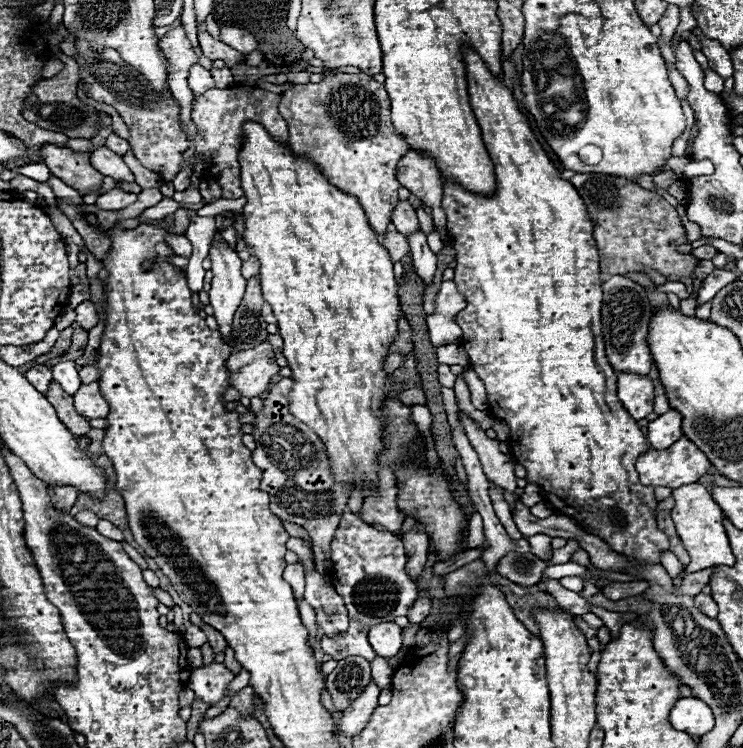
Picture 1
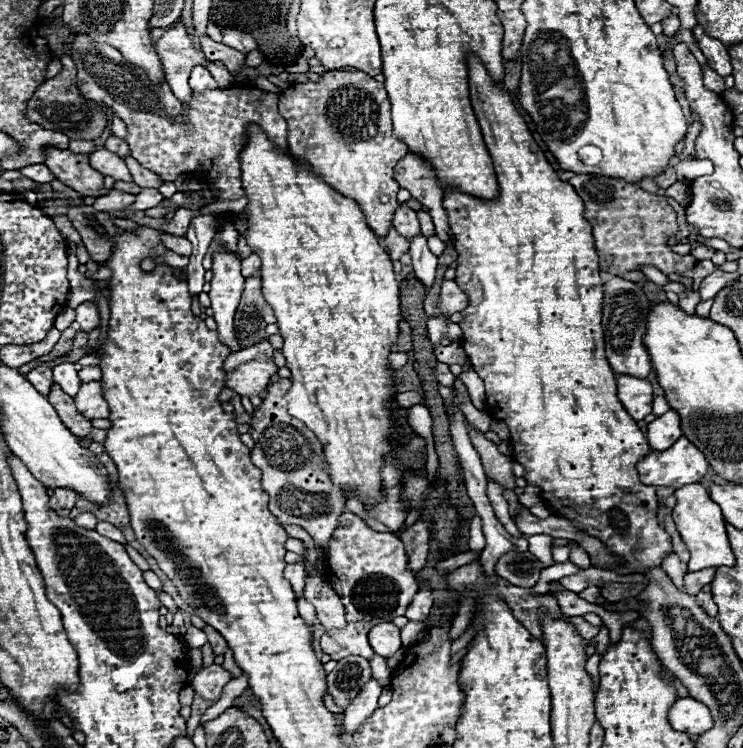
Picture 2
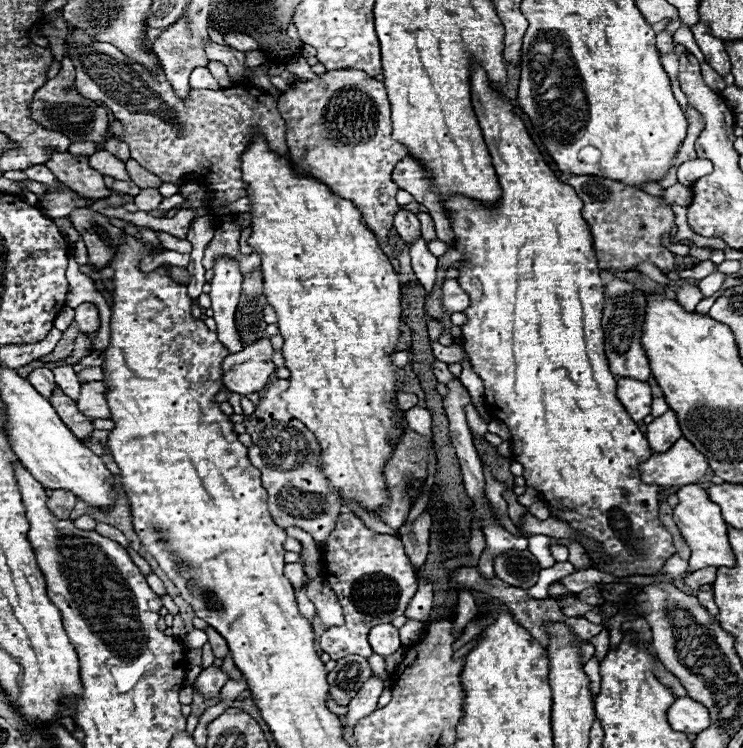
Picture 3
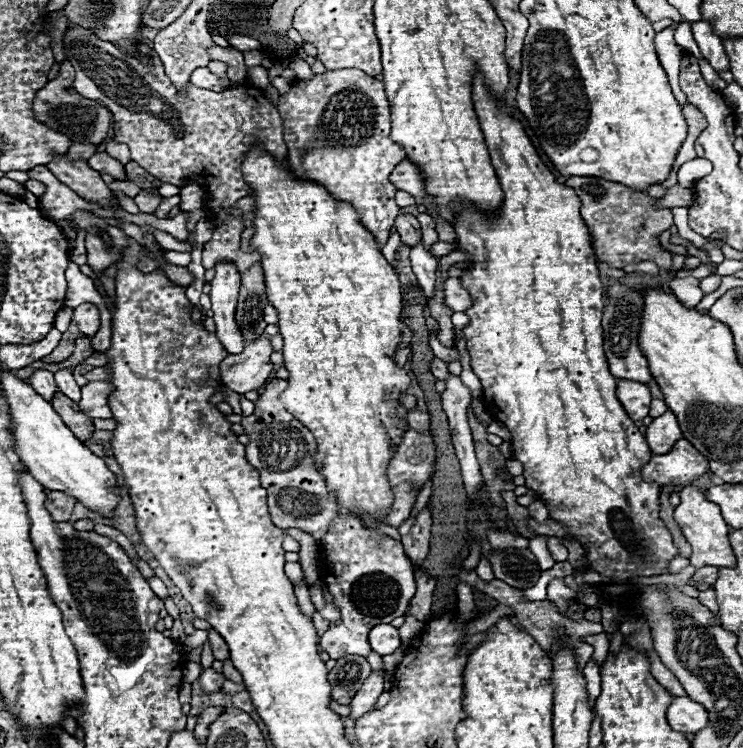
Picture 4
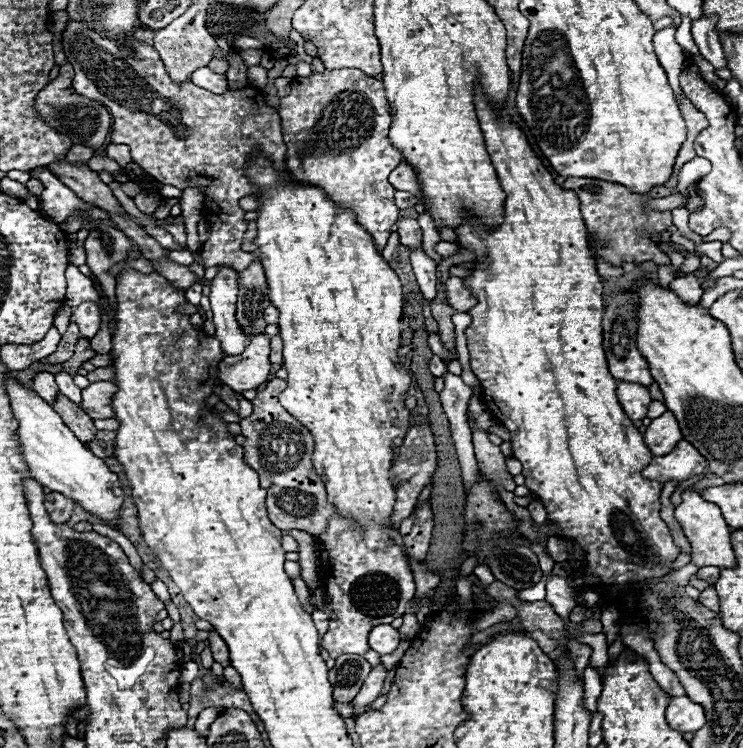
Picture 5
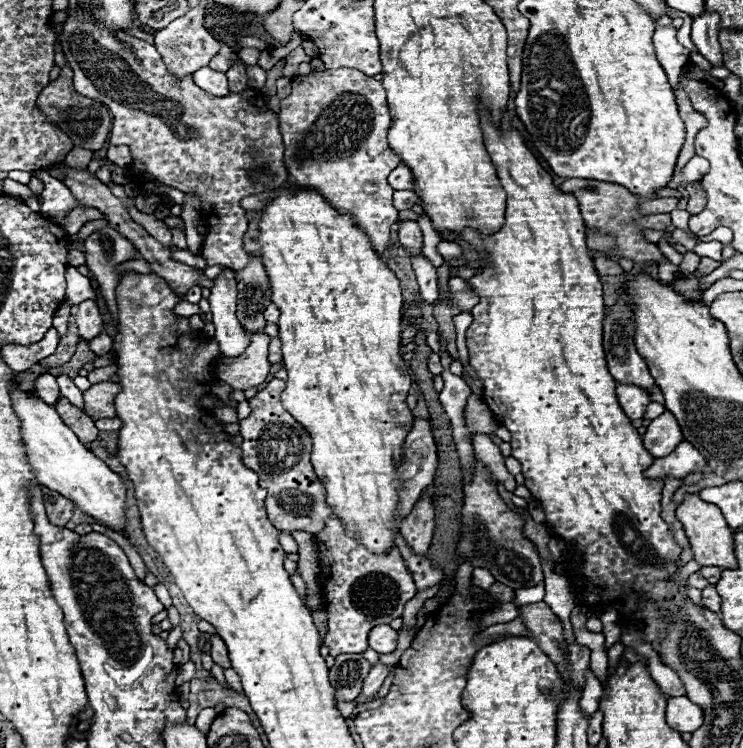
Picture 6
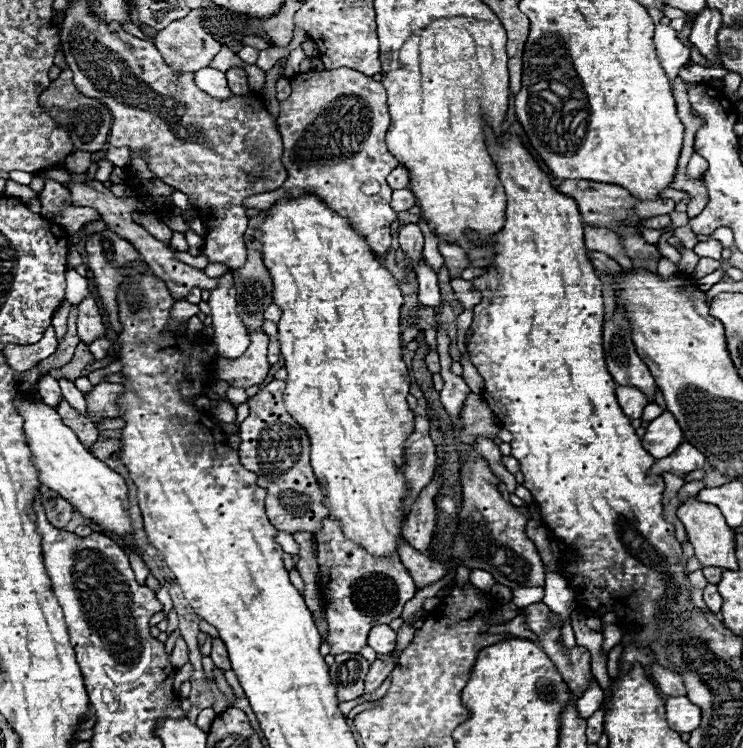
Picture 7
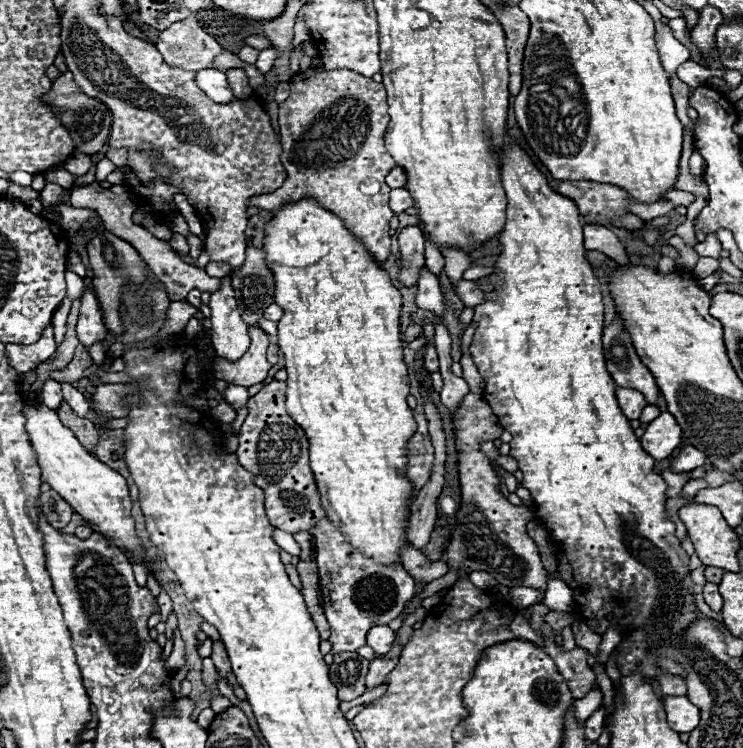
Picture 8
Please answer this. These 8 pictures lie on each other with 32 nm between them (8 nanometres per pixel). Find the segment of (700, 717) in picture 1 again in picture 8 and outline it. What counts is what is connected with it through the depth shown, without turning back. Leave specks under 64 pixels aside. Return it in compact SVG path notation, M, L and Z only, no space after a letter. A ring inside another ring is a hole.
M666 696L664 710L668 724L676 732L692 732L700 722L700 710L686 696Z

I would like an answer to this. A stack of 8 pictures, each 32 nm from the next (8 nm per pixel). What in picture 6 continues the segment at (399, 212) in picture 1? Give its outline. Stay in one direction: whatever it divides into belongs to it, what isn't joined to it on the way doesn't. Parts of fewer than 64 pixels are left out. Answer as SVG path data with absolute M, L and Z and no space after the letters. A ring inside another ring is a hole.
M400 222L400 244L406 248L406 252L410 256L418 256L422 252L422 232L420 226L416 222Z

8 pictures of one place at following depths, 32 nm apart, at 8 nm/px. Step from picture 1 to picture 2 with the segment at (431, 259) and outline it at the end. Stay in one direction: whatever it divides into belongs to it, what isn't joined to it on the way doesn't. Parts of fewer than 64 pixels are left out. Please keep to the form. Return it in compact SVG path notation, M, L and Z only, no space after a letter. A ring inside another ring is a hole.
M420 234L410 240L410 256L412 256L412 268L416 278L426 286L432 288L434 276L436 276L436 256L428 250L426 238Z

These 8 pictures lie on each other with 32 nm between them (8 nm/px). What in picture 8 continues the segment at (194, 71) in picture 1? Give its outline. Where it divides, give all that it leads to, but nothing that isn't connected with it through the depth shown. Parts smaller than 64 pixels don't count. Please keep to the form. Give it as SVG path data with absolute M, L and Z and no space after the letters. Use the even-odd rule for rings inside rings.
M198 70L196 72L196 84L204 90L204 94L210 100L220 100L220 104L226 104L226 100L234 100L232 88L228 86L226 74L220 70Z

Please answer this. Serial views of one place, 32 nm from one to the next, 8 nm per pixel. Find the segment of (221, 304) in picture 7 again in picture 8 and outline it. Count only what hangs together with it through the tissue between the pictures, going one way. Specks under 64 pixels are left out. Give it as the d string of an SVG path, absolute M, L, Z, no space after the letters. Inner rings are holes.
M230 276L222 278L220 290L210 296L212 310L212 346L216 356L226 358L230 362L244 356L250 346L248 324L240 318L238 306L234 300L234 290L230 286Z

